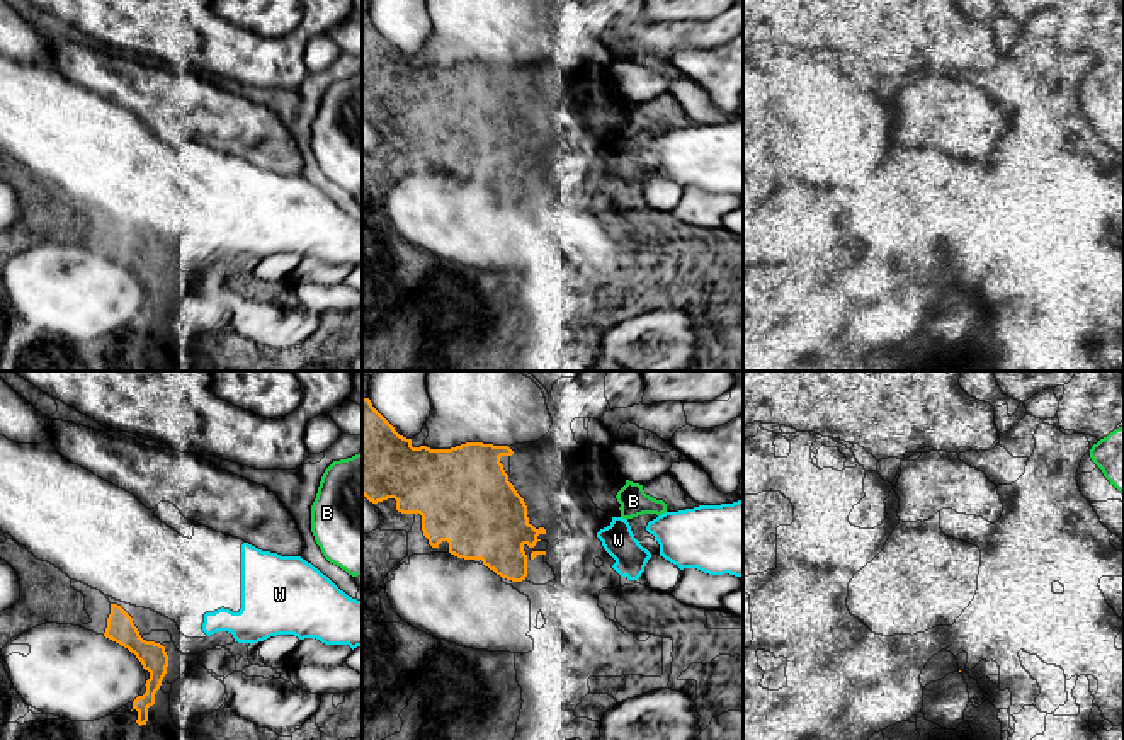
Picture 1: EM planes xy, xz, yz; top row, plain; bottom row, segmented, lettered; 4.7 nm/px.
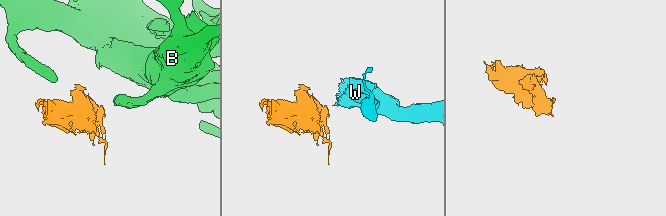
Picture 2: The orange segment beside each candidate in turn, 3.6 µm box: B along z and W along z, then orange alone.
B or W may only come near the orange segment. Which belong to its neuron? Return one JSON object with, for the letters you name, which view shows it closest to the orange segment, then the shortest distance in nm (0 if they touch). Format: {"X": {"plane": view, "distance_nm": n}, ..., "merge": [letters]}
{"merge": []}

